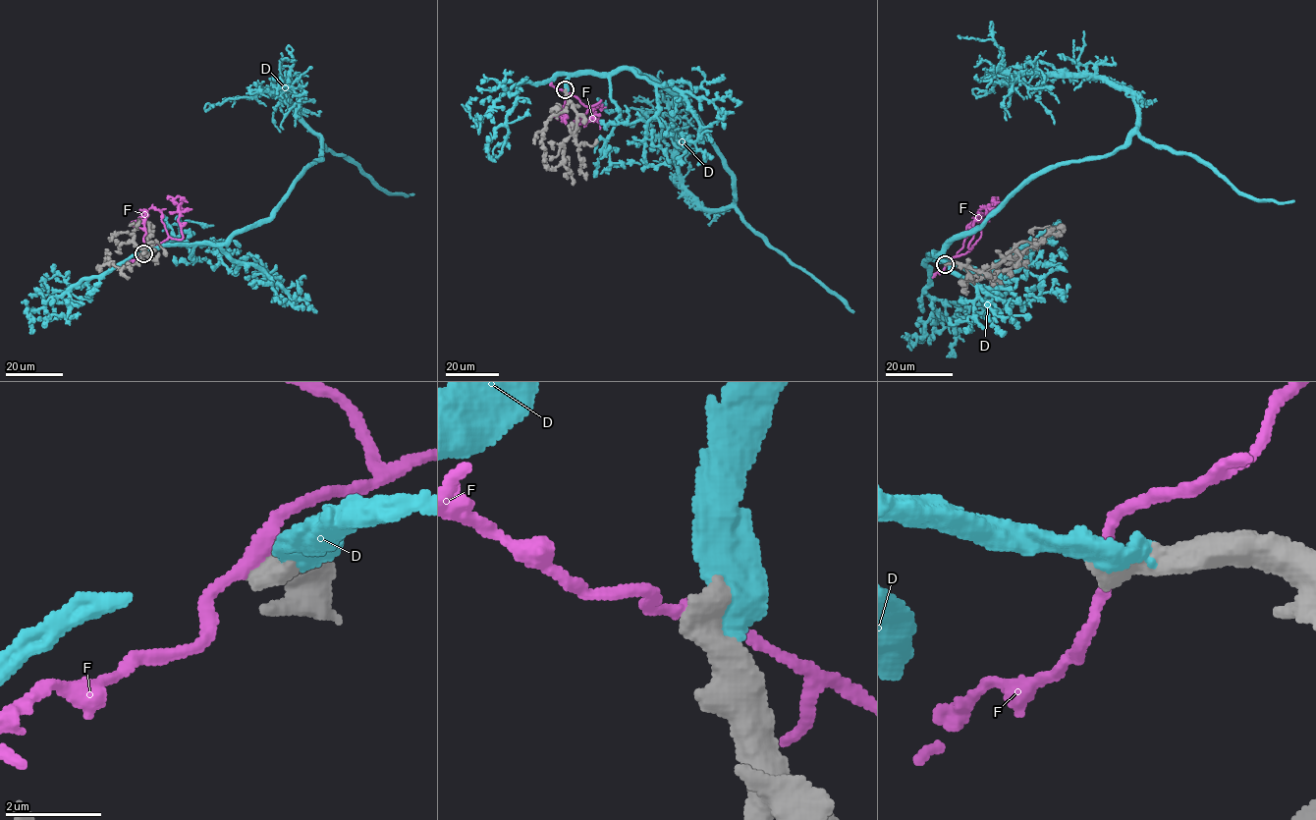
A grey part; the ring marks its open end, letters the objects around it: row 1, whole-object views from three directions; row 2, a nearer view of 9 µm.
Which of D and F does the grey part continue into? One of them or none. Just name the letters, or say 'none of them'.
none of them

